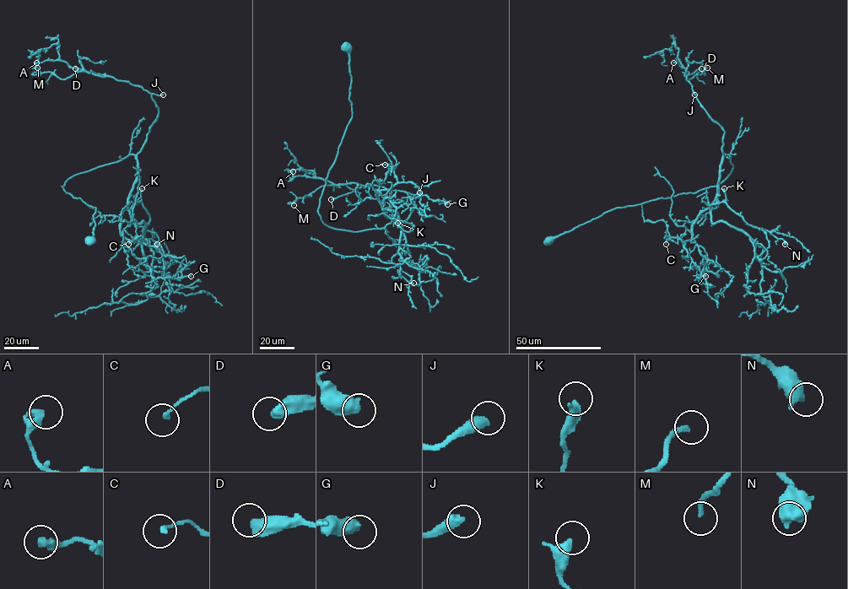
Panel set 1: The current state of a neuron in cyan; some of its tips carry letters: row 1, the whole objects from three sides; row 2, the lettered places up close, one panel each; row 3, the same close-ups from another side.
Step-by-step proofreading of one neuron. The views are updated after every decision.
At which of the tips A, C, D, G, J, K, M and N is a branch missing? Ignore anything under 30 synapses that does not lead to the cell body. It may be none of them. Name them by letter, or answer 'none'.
J, M

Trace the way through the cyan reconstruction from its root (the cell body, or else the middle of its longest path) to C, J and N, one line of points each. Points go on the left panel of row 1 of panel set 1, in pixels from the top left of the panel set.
C: (91, 240), (96, 208), (62, 186), (133, 154), (137, 178), (120, 229), (142, 241), (128, 244)
J: (91, 240), (96, 208), (66, 192), (62, 186), (75, 175), (135, 155), (158, 115), (151, 94), (163, 94)
N: (91, 240), (96, 208), (62, 186), (133, 154), (127, 208), (141, 202), (143, 236), (157, 244)

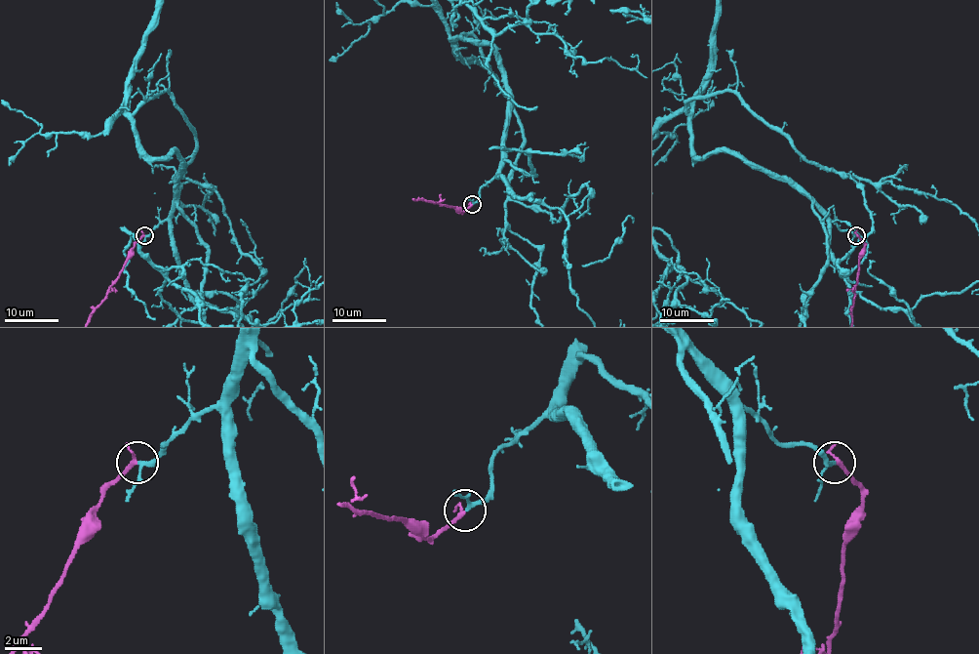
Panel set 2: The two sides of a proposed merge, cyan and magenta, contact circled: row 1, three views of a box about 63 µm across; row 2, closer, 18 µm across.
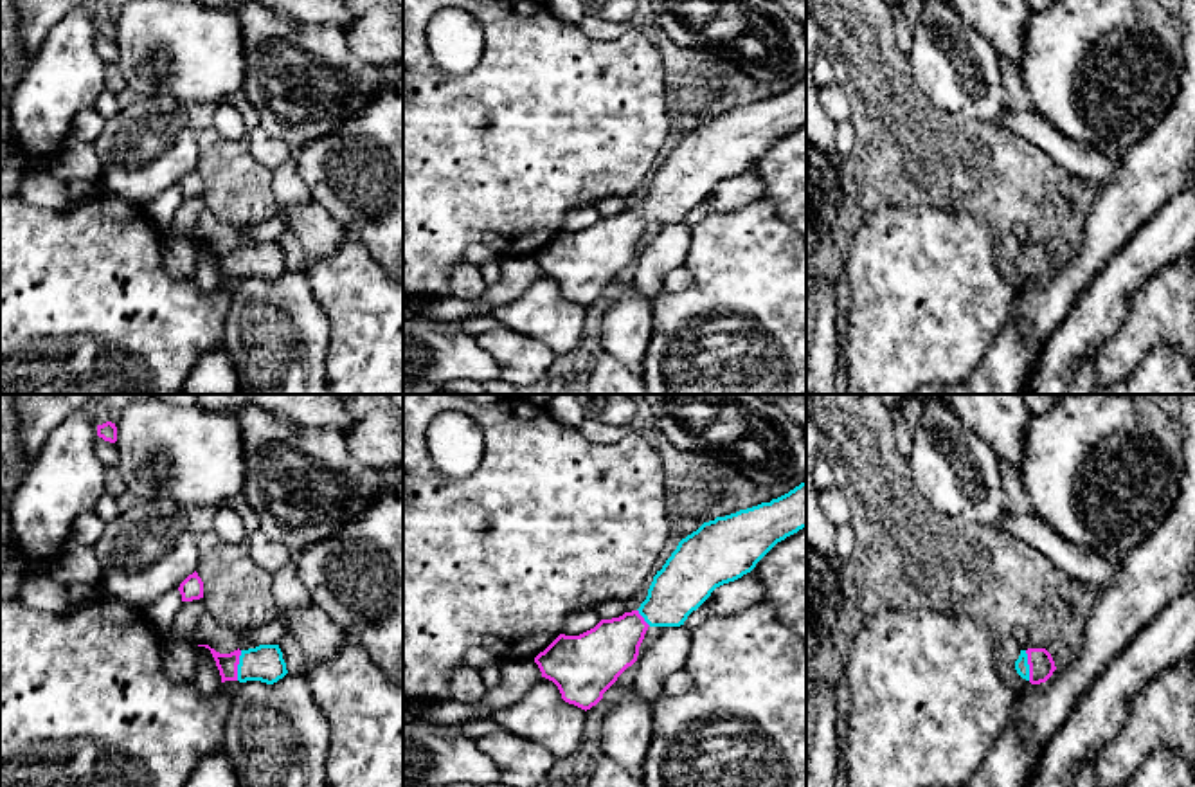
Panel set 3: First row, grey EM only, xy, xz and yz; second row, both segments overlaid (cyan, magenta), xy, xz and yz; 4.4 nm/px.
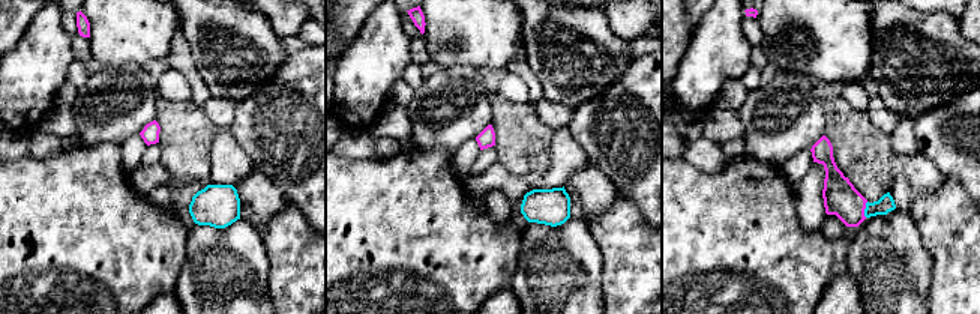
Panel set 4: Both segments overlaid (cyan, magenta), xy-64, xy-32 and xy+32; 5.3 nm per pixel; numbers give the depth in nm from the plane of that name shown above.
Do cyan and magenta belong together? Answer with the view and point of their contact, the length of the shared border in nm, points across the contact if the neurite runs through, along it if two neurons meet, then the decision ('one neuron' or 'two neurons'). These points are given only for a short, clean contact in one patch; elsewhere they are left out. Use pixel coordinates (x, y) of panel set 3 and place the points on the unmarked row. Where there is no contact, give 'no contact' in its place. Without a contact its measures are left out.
meets cyan in xy at (238, 262); contact 140 nm long; runs through xy (265, 260), (238, 262), (227, 260); one neuron

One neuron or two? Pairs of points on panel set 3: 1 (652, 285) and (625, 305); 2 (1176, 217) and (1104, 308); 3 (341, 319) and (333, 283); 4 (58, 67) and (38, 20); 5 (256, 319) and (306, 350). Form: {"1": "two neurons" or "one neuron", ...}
{"1": "two neurons", "2": "one neuron", "3": "one neuron", "4": "two neurons", "5": "one neuron"}

